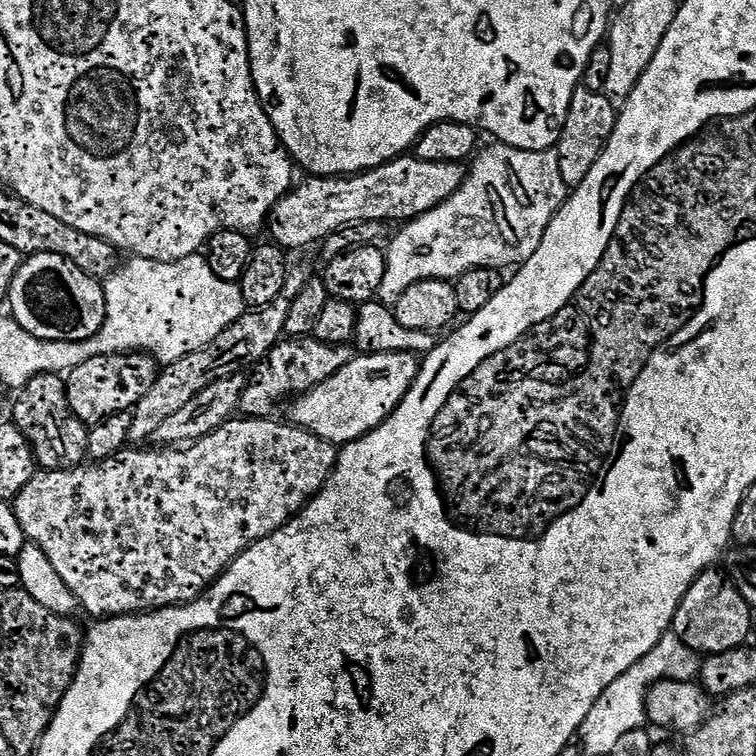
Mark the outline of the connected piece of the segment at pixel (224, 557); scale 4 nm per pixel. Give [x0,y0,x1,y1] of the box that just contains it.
[14,418,338,618]

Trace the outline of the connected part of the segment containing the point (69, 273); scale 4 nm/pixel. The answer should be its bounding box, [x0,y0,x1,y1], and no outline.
[6,252,106,344]

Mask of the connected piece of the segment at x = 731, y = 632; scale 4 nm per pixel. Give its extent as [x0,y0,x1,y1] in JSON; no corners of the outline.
[671,570,753,654]

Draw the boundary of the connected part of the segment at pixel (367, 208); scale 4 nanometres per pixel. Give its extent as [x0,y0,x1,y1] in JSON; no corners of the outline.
[266,154,466,249]

